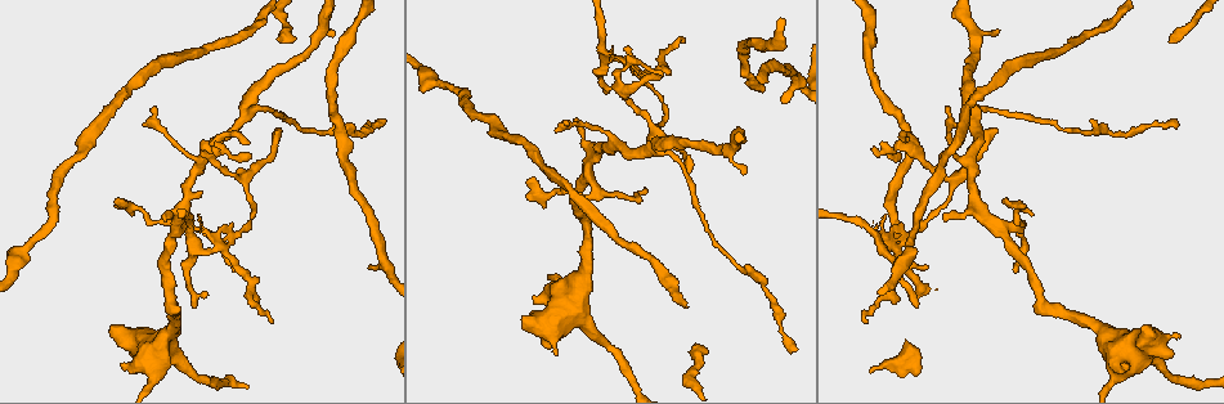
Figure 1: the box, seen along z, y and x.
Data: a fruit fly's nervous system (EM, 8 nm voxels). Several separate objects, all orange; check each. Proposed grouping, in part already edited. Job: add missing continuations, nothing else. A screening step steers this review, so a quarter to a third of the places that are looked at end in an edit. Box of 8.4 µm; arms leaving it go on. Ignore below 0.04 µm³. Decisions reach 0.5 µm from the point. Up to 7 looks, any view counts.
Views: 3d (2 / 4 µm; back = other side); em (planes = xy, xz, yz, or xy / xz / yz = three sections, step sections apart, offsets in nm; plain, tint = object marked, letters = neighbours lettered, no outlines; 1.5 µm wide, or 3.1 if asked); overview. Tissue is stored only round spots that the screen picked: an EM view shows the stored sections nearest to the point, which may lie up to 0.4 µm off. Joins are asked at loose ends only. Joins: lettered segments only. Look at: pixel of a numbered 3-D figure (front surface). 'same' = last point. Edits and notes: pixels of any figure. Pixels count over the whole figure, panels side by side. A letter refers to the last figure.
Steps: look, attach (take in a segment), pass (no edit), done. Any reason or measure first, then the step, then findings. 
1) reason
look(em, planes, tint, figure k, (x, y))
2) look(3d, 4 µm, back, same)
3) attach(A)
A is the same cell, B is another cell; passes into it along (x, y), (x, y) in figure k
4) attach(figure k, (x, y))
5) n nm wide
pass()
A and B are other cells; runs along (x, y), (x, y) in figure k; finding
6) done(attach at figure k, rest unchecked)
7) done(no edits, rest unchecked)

tapers out
look(em, planes, letters, figure 1, (328, 32))

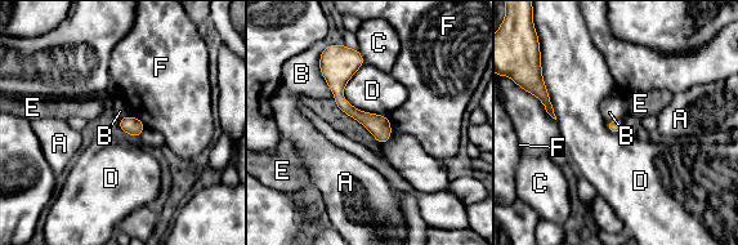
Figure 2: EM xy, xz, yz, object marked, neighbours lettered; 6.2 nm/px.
D touches over 360 nm
pass()
A, B, C, D, E and F are other cells; border along (326, 45), (320, 72), (335, 102) in figure 2; none of them fits

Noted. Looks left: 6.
an open end
look(3d, 2 µm, figure 1, (568, 121))

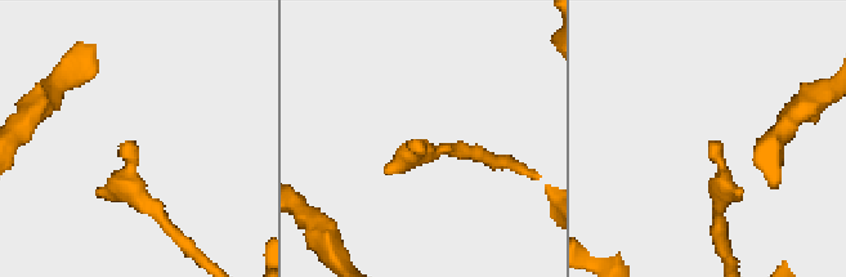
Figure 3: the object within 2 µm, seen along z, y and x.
look(em, yz, step 4, tint, figure 3, (713, 143))

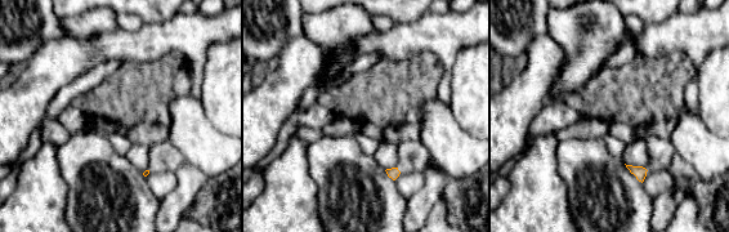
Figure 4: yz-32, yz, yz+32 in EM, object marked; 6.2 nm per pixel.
look(em, planes, letters, same)

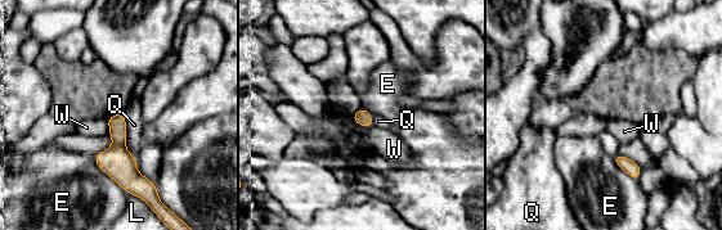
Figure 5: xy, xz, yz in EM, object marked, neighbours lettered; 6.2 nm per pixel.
100 nm wide
pass()
E, L, Q and W are other cells; border along (122, 113), (126, 121), (126, 141) in figure 5; none of them fits

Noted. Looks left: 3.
thick end
look(3d, 4 µm, back, figure 1, (120, 363))

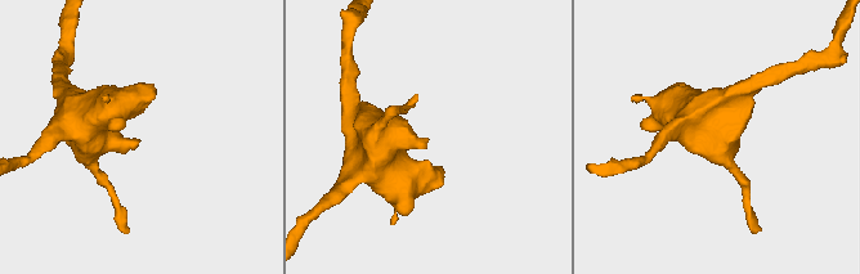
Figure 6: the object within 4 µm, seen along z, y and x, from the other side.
shape alone is not enough
look(em, planes, letters, figure 6, (136, 140))

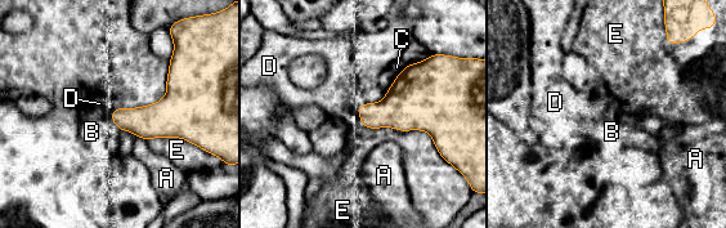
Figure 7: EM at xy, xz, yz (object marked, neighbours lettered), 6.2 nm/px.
pass()
A, B, C, D and E are other cells; border along (362, 125), (425, 130), (442, 157) in figure 7; no lettered segment goes on from it

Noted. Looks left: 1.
done(no edits, rest unchecked)

